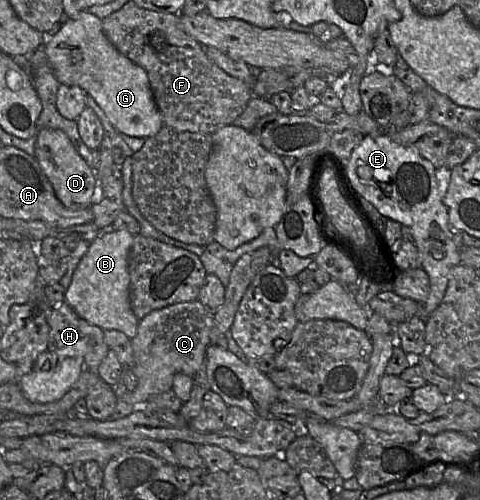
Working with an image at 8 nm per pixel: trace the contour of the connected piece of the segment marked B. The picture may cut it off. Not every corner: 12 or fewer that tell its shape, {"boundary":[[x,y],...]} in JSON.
{"boundary":[[136,235],[89,243],[65,289],[84,320],[131,339],[128,259]]}

